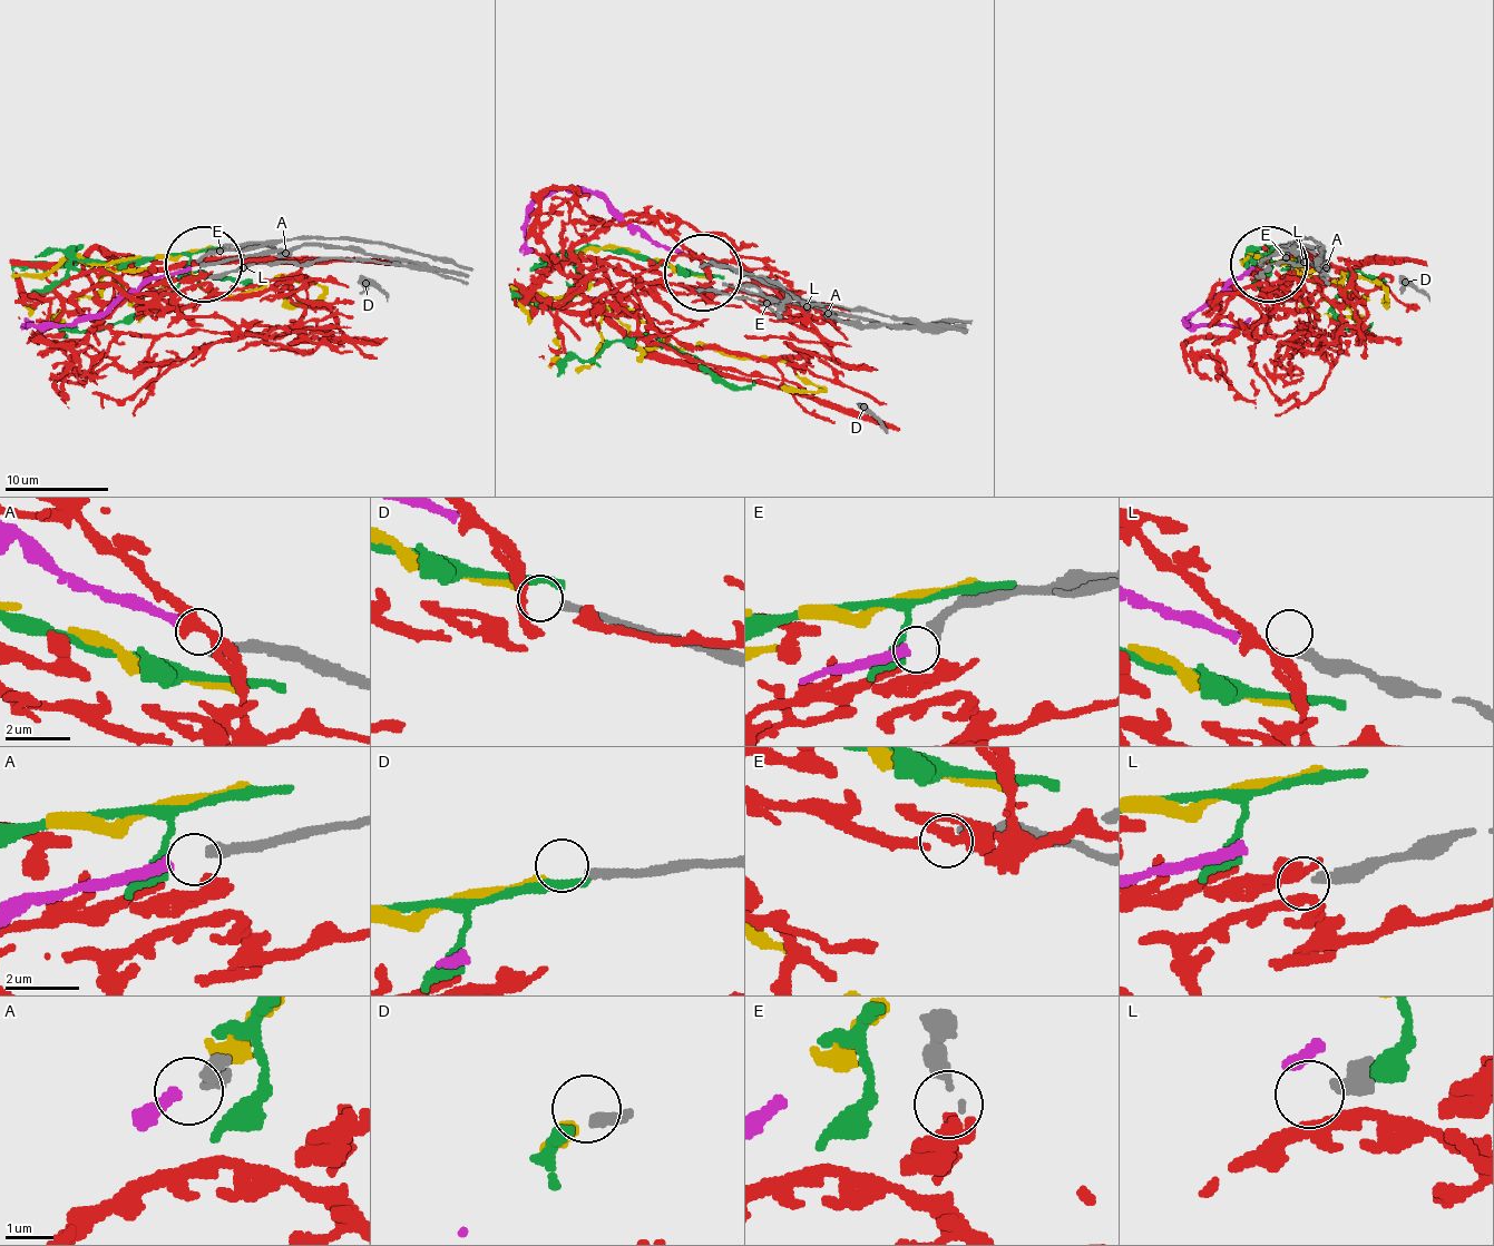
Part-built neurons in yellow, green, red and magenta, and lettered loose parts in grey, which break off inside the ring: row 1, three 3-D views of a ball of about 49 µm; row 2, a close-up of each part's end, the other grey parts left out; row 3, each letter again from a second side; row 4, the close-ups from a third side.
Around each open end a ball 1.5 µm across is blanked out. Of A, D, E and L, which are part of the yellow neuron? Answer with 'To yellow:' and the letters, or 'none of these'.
To yellow: D

